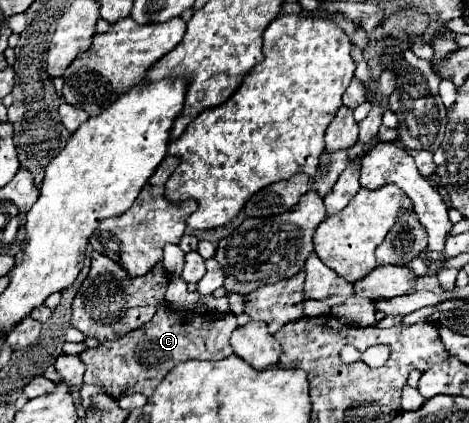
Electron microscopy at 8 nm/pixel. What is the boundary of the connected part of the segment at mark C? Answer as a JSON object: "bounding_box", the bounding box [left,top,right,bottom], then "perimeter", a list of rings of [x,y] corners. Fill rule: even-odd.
{"bounding_box":[79,305,237,399],"perimeter":[[[161,305],[157,309],[157,315],[137,331],[79,353],[81,361],[85,363],[83,381],[89,385],[101,385],[103,391],[115,399],[131,393],[143,393],[149,397],[177,363],[189,359],[215,361],[229,357],[233,353],[229,337],[235,327],[237,317],[233,313],[207,311],[203,315],[197,315],[191,311],[177,311]]]}

